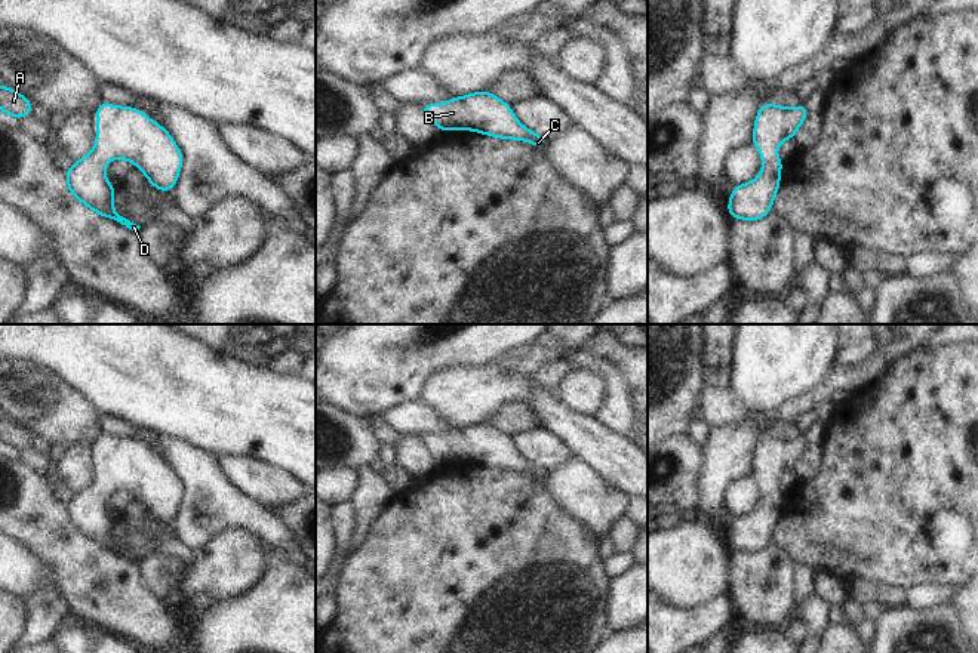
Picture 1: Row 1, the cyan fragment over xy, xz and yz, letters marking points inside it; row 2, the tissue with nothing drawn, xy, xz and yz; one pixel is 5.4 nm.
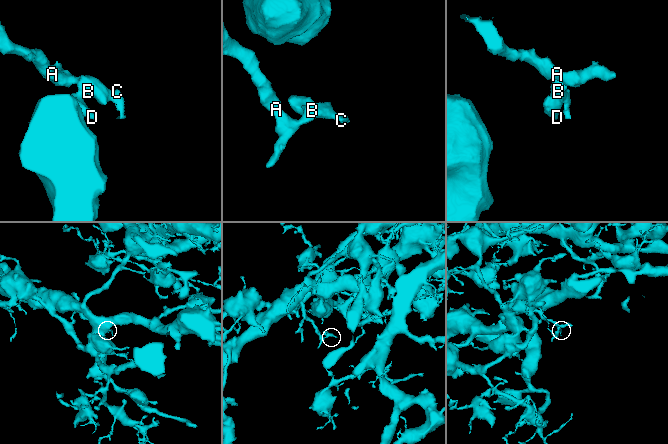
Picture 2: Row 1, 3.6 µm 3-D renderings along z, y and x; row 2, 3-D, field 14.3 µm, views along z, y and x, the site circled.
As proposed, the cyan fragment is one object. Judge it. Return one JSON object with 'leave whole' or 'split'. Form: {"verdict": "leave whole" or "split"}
{"verdict": "leave whole"}

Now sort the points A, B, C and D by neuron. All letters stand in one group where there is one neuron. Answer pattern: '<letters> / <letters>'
A B C D

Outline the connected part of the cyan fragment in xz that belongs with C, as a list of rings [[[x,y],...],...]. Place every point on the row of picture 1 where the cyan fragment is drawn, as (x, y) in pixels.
[[[489,90],[450,98],[446,104],[422,104],[419,108],[433,120],[437,130],[474,130],[501,139],[528,141],[538,148],[544,148],[548,141],[526,129],[514,117],[511,105]]]

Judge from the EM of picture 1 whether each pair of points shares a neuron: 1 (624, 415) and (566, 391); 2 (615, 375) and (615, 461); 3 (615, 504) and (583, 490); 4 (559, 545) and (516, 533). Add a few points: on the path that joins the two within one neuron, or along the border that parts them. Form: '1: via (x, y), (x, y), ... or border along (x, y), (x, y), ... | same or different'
1: border along (596, 370), (605, 384), (605, 400), (593, 416) | different
2: border along (594, 416), (611, 431), (626, 437) | different
3: via (608, 504), (597, 504), (590, 498) | same
4: via (549, 545), (526, 544) | same

